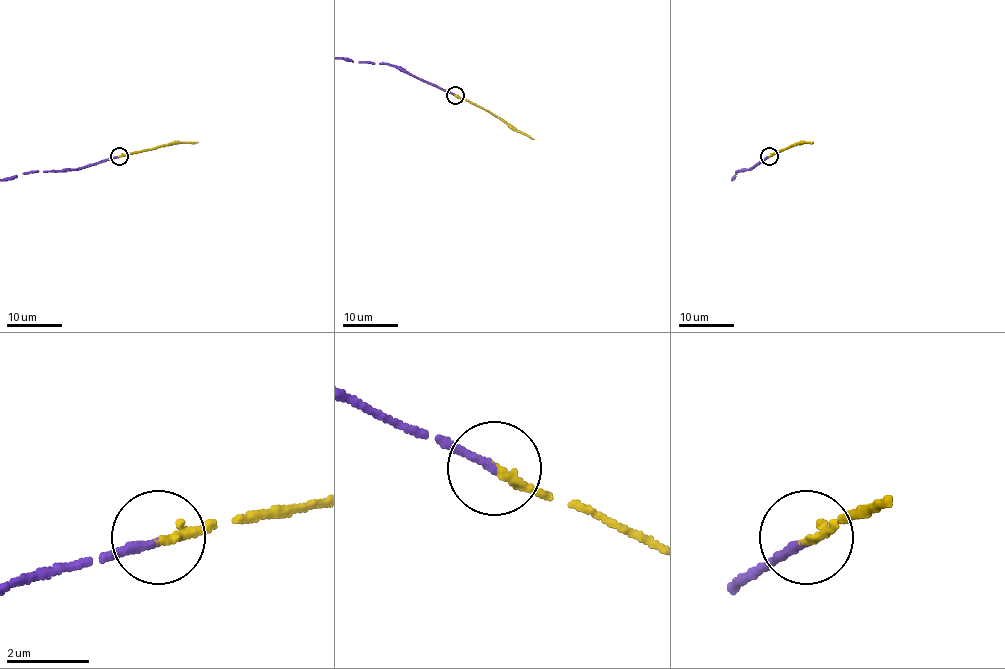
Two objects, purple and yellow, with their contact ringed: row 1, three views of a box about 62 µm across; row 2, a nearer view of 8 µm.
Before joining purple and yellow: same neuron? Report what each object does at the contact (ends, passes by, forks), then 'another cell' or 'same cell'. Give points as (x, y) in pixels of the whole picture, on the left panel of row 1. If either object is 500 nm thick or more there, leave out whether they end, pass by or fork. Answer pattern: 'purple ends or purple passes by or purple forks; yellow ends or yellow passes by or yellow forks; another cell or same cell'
purple ends; yellow ends; same cell

